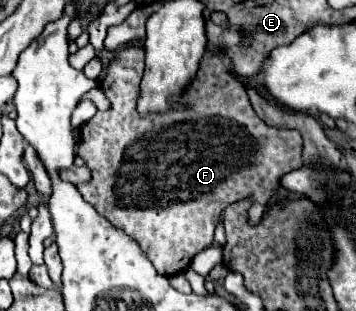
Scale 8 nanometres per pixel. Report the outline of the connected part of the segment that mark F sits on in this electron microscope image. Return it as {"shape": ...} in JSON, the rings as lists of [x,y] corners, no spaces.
{"shape":[[[129,46],[113,56],[103,78],[99,78],[99,88],[111,102],[111,108],[107,112],[97,112],[81,128],[77,154],[87,162],[93,176],[89,182],[77,184],[77,190],[101,216],[141,244],[141,250],[149,254],[157,272],[175,276],[189,268],[197,252],[211,246],[213,230],[229,204],[251,198],[247,220],[251,224],[261,220],[271,196],[279,188],[281,176],[303,166],[303,142],[297,130],[271,128],[255,116],[241,78],[225,64],[223,50],[205,52],[197,74],[185,92],[177,96],[183,106],[171,106],[163,114],[141,116],[137,112],[143,68],[145,50],[141,46]]]}

